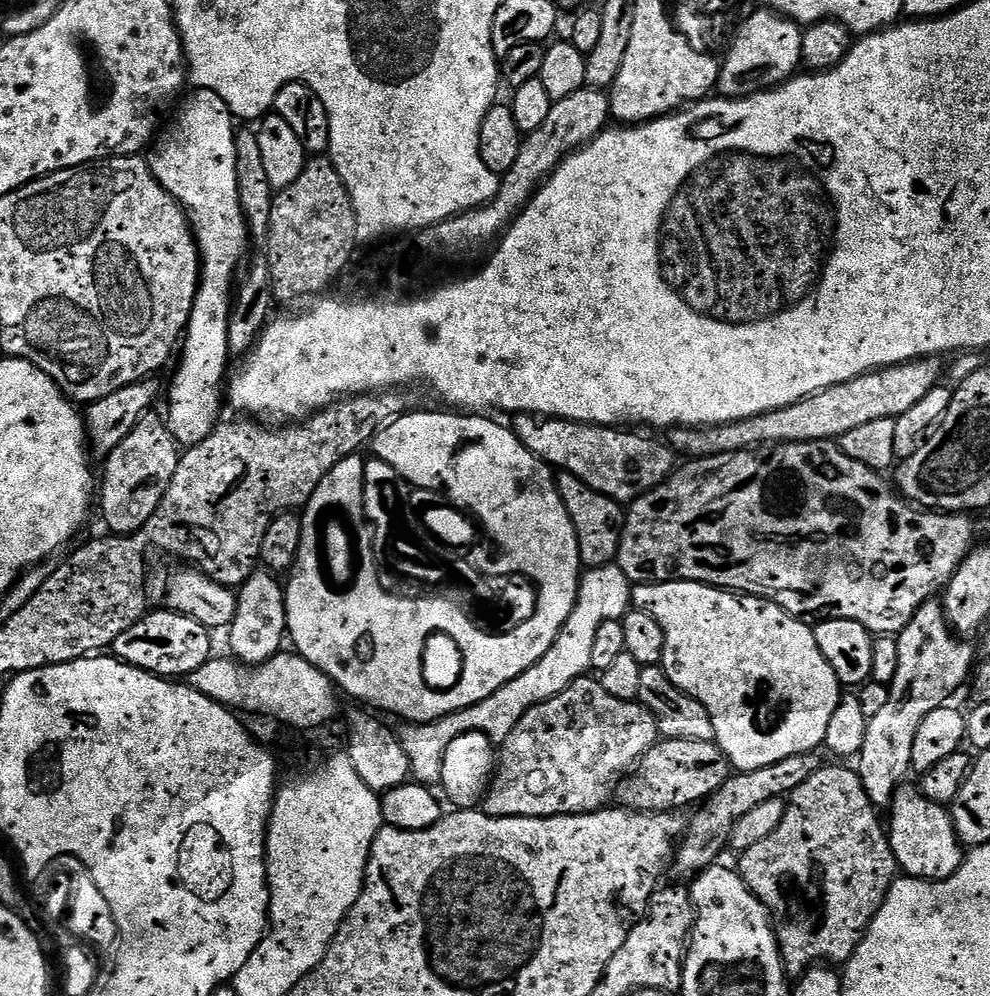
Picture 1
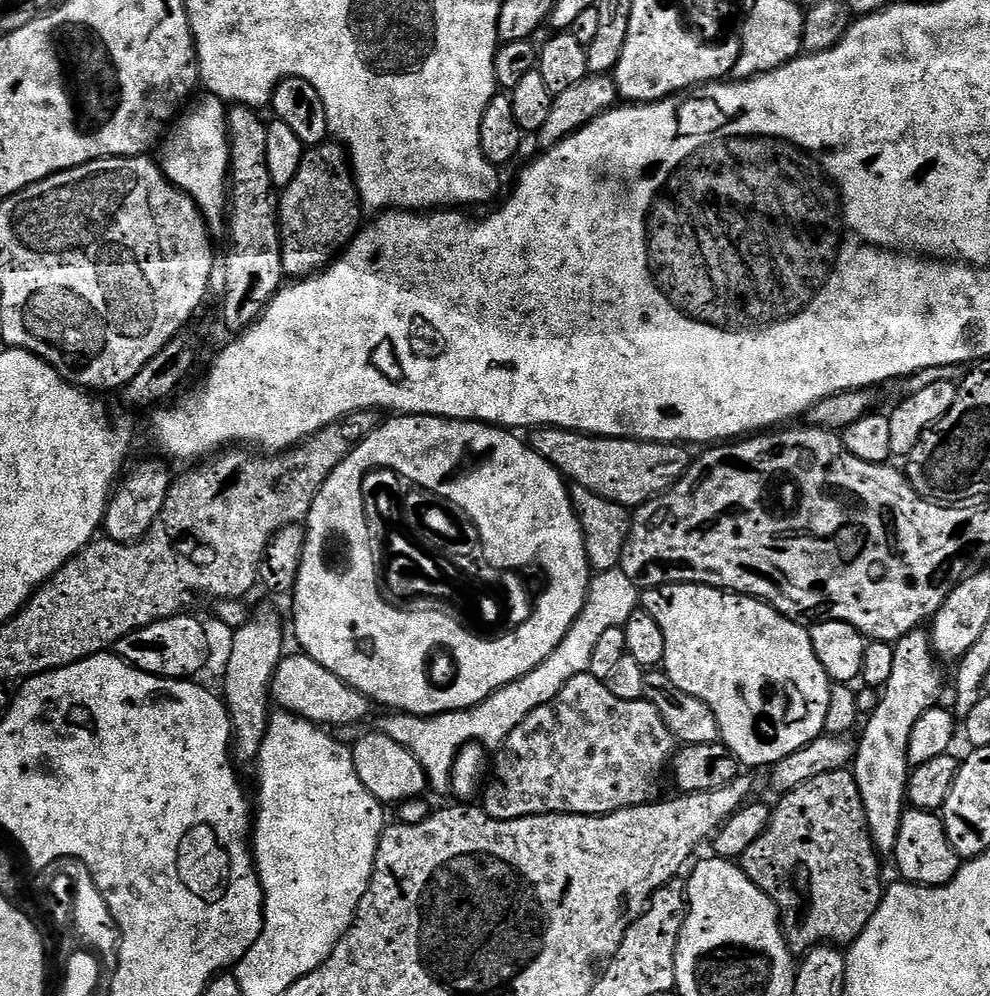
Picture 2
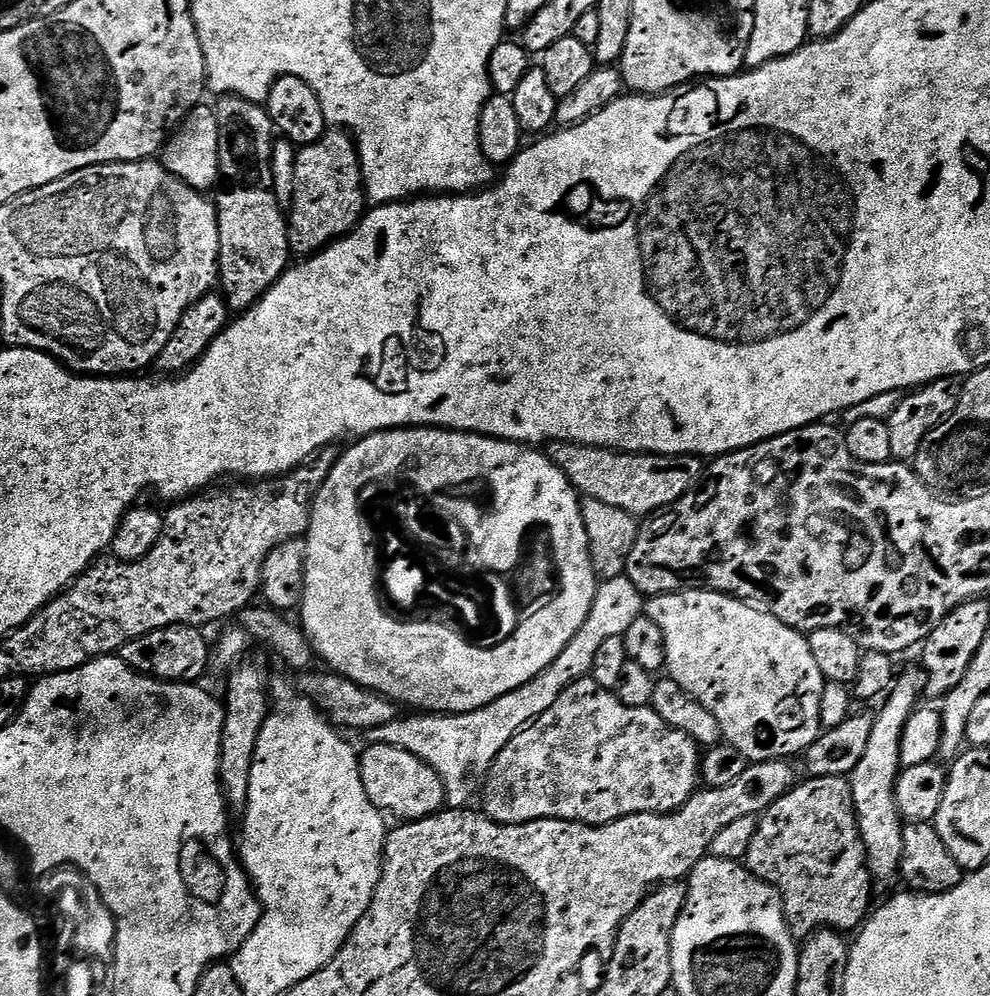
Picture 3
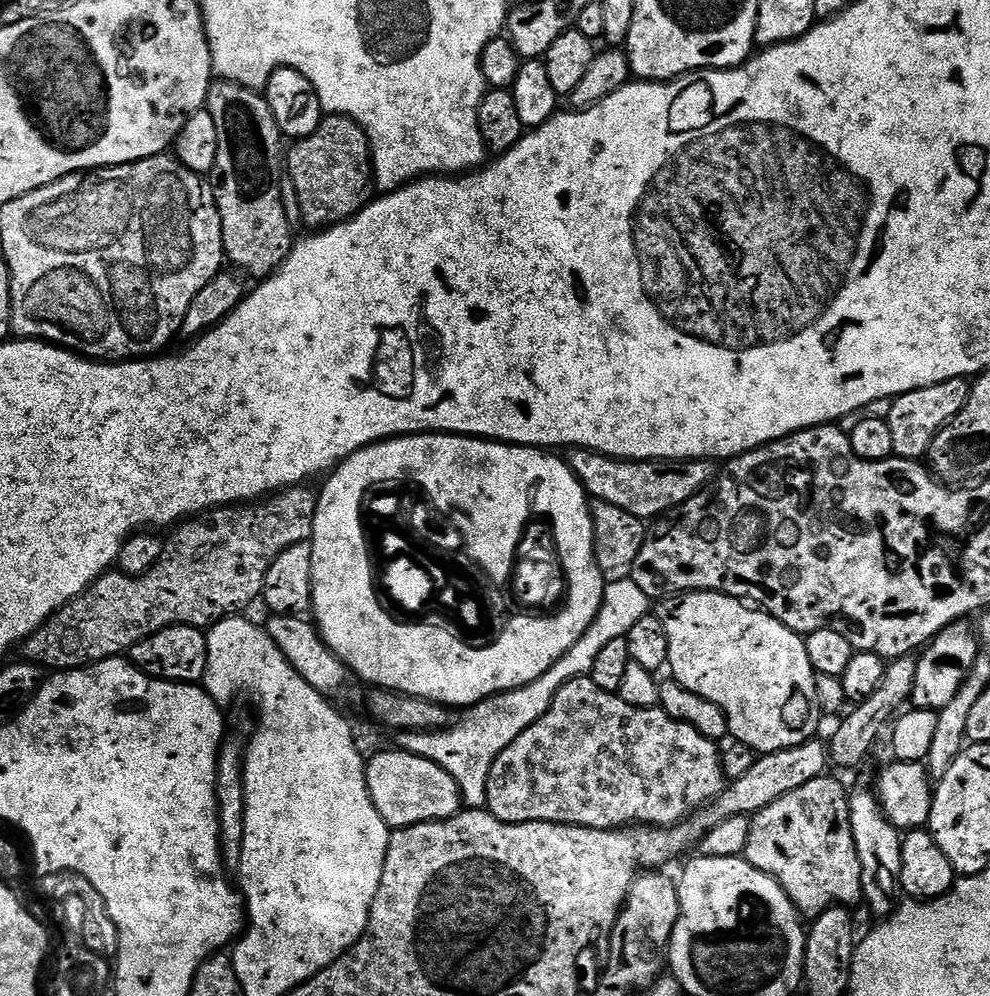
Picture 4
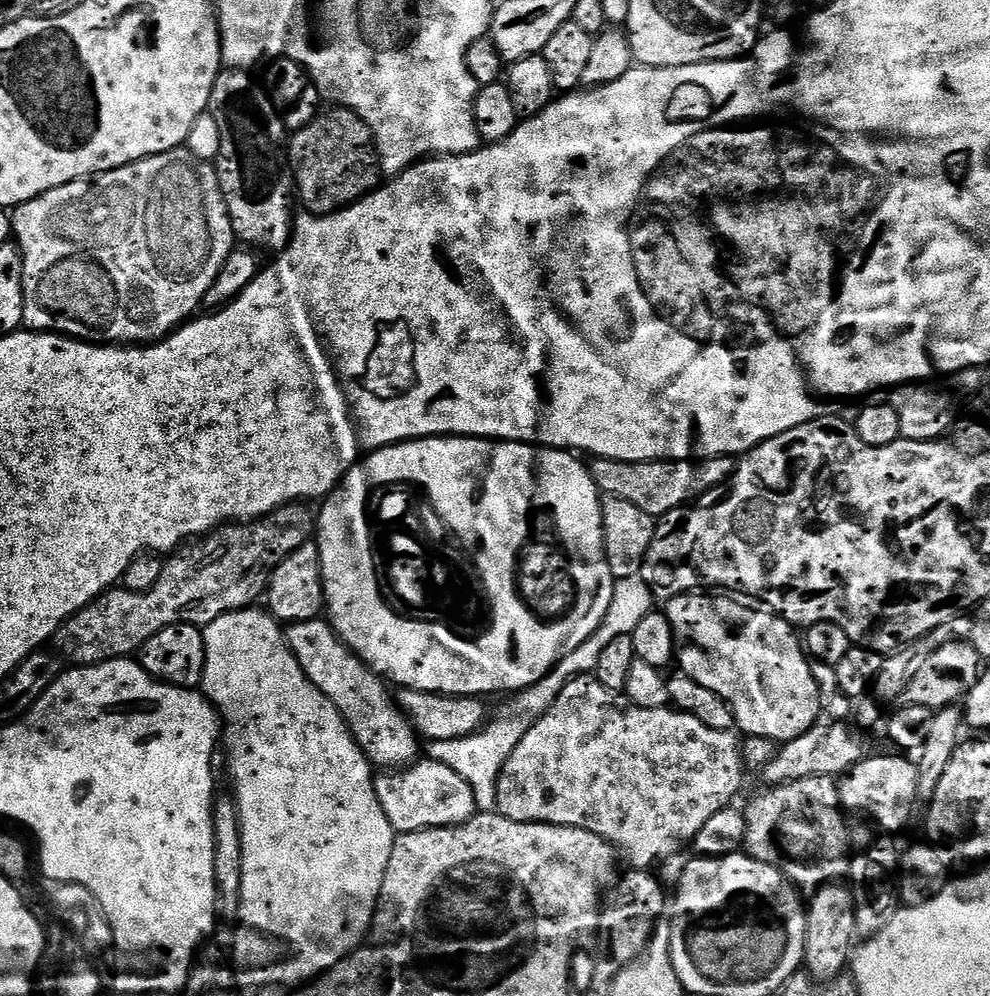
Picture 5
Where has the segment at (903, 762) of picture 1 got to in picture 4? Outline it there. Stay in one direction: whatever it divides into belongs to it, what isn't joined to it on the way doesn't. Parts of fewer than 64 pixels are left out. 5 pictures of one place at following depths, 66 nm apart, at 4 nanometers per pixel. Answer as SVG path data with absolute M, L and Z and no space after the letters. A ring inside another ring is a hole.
M860 788L857 792L853 791L848 798L848 809L850 810L850 826L854 834L854 846L858 850L858 862L862 864L862 897L863 903L868 903L868 908L876 918L887 918L896 911L898 899L896 892L901 891L900 871L902 870L902 832L901 829L894 827L884 816L884 811L880 808L880 803L873 791Z

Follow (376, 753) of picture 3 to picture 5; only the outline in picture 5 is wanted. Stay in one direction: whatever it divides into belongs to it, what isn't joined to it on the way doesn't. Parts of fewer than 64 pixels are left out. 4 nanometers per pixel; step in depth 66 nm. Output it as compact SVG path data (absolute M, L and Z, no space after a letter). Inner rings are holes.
M427 758L399 769L388 770L375 777L378 802L390 822L393 832L417 832L427 828L448 828L452 824L465 824L478 809L474 802L474 792L450 766Z

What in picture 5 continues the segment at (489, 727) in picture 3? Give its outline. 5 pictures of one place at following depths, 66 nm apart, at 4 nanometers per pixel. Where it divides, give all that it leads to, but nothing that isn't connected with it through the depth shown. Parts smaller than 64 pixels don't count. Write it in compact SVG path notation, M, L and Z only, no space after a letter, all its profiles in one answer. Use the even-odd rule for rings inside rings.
M639 578L630 580L618 580L612 584L612 597L610 598L610 608L606 610L606 618L578 646L574 651L568 652L561 660L551 668L551 670L538 682L534 682L529 688L522 688L515 693L500 709L496 712L496 717L489 719L483 728L479 728L474 734L466 738L454 738L450 742L431 742L427 745L426 756L429 760L442 762L442 766L450 766L466 786L474 792L474 802L480 812L496 811L496 786L502 766L506 766L506 758L514 754L514 746L522 742L526 730L542 718L542 714L548 712L548 708L558 698L561 692L570 681L577 678L587 677L595 673L598 666L598 657L614 638L631 636L634 630L638 630L638 622L646 618L654 611L654 597L651 590L644 585Z

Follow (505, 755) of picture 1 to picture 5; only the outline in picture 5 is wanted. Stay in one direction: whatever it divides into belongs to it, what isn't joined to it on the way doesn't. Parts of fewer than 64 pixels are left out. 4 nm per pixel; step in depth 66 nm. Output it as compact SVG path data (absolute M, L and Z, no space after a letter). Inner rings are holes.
M584 678L570 681L558 694L554 703L550 705L548 712L542 714L542 718L538 718L538 722L534 722L534 726L530 726L530 730L526 730L522 742L518 742L518 746L514 746L514 754L510 754L510 758L506 758L506 766L502 766L498 778L496 811L501 816L523 824L557 824L567 828L585 828L590 834L596 834L598 838L602 838L606 843L612 845L618 853L619 859L623 863L624 860L628 863L629 869L655 869L654 866L659 860L668 860L671 856L678 855L686 846L691 845L698 830L702 830L702 826L706 826L706 822L710 822L710 818L714 818L714 814L718 814L718 810L729 807L735 801L732 799L739 794L740 787L744 784L744 776L746 777L744 759L740 753L741 737L735 731L714 730L710 726L698 722L698 718L672 706L615 708L612 704L603 704L602 701L592 697L592 692L588 689L588 682Z

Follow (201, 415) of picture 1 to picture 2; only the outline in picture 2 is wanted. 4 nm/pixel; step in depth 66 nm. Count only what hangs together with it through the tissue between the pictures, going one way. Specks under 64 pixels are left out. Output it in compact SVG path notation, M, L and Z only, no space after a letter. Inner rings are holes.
M204 94L201 100L193 99L183 109L182 115L169 127L162 143L159 145L158 163L164 171L164 176L176 188L181 188L200 208L208 231L212 234L223 233L226 228L226 213L228 211L228 194L230 181L228 179L228 108L225 101L211 94Z

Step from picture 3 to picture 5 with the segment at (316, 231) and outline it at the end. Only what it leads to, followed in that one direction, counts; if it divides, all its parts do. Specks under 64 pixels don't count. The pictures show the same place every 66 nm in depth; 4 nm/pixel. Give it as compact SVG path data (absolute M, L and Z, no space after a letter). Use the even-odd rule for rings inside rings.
M328 106L323 110L316 113L316 117L310 121L306 126L295 129L291 133L290 139L286 144L286 164L290 169L291 179L294 181L294 192L300 200L304 203L304 212L319 216L321 218L331 217L333 212L339 212L343 209L349 208L351 204L355 204L356 201L361 200L362 197L367 196L376 191L382 183L382 173L380 170L380 159L376 157L376 145L372 139L372 131L370 126L366 126L366 122L362 118L358 118L358 114L354 114L348 108L342 108L339 106Z

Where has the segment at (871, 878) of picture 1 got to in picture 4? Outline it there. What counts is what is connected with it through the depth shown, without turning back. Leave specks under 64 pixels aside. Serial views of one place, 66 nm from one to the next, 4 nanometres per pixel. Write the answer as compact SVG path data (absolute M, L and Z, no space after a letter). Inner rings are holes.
M825 774L806 782L806 786L798 786L798 790L790 790L790 794L782 794L778 802L770 802L770 806L751 817L750 838L742 853L743 859L780 883L801 917L821 916L826 909L848 902L844 900L859 901L864 895L862 864L858 862L858 850L850 826L849 795L849 789L844 789L832 774Z

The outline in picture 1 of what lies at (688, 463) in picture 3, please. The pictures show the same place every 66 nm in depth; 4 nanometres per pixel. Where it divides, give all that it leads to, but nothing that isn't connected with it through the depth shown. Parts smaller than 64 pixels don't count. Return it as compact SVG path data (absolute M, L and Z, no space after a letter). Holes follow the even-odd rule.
M521 412L511 417L510 427L516 436L538 459L560 472L582 478L586 486L614 498L622 506L631 505L639 496L645 496L668 481L678 467L677 453L663 439L651 440L639 436L636 430L621 430L616 426L583 424L573 420L554 420L550 416L533 416Z

